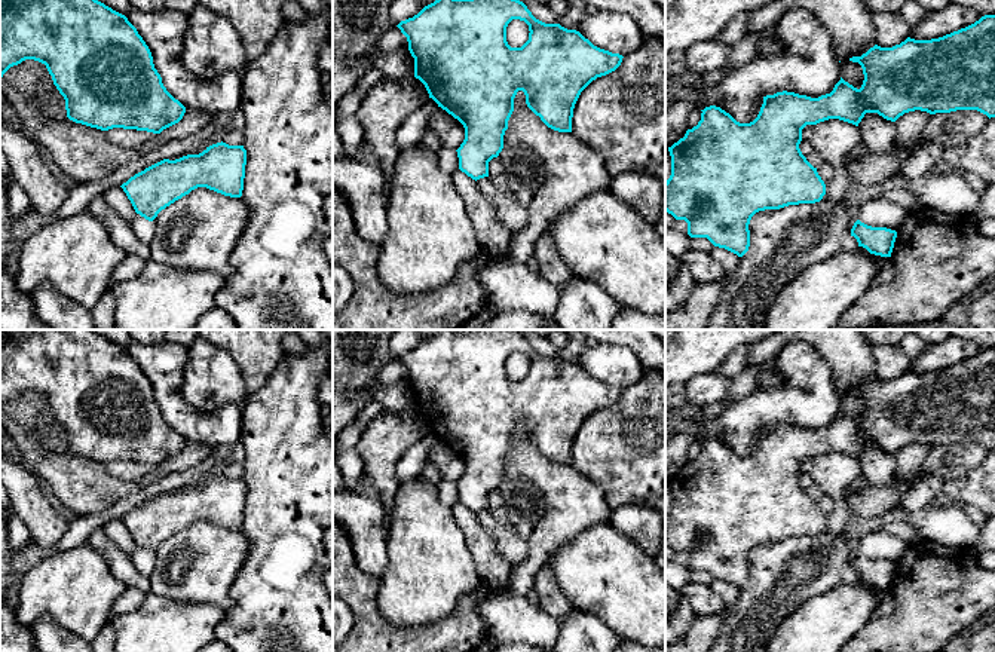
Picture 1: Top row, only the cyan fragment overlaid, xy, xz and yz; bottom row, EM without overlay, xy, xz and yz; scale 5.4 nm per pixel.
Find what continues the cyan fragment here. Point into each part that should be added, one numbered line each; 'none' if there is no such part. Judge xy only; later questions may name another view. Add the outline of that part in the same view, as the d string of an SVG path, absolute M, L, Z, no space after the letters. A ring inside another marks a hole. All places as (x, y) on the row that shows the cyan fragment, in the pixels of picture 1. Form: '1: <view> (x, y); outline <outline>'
none

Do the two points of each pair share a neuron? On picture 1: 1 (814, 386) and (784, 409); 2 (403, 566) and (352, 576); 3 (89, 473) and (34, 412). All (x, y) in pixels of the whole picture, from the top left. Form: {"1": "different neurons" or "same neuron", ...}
{"1": "same neuron", "2": "different neurons", "3": "same neuron"}

